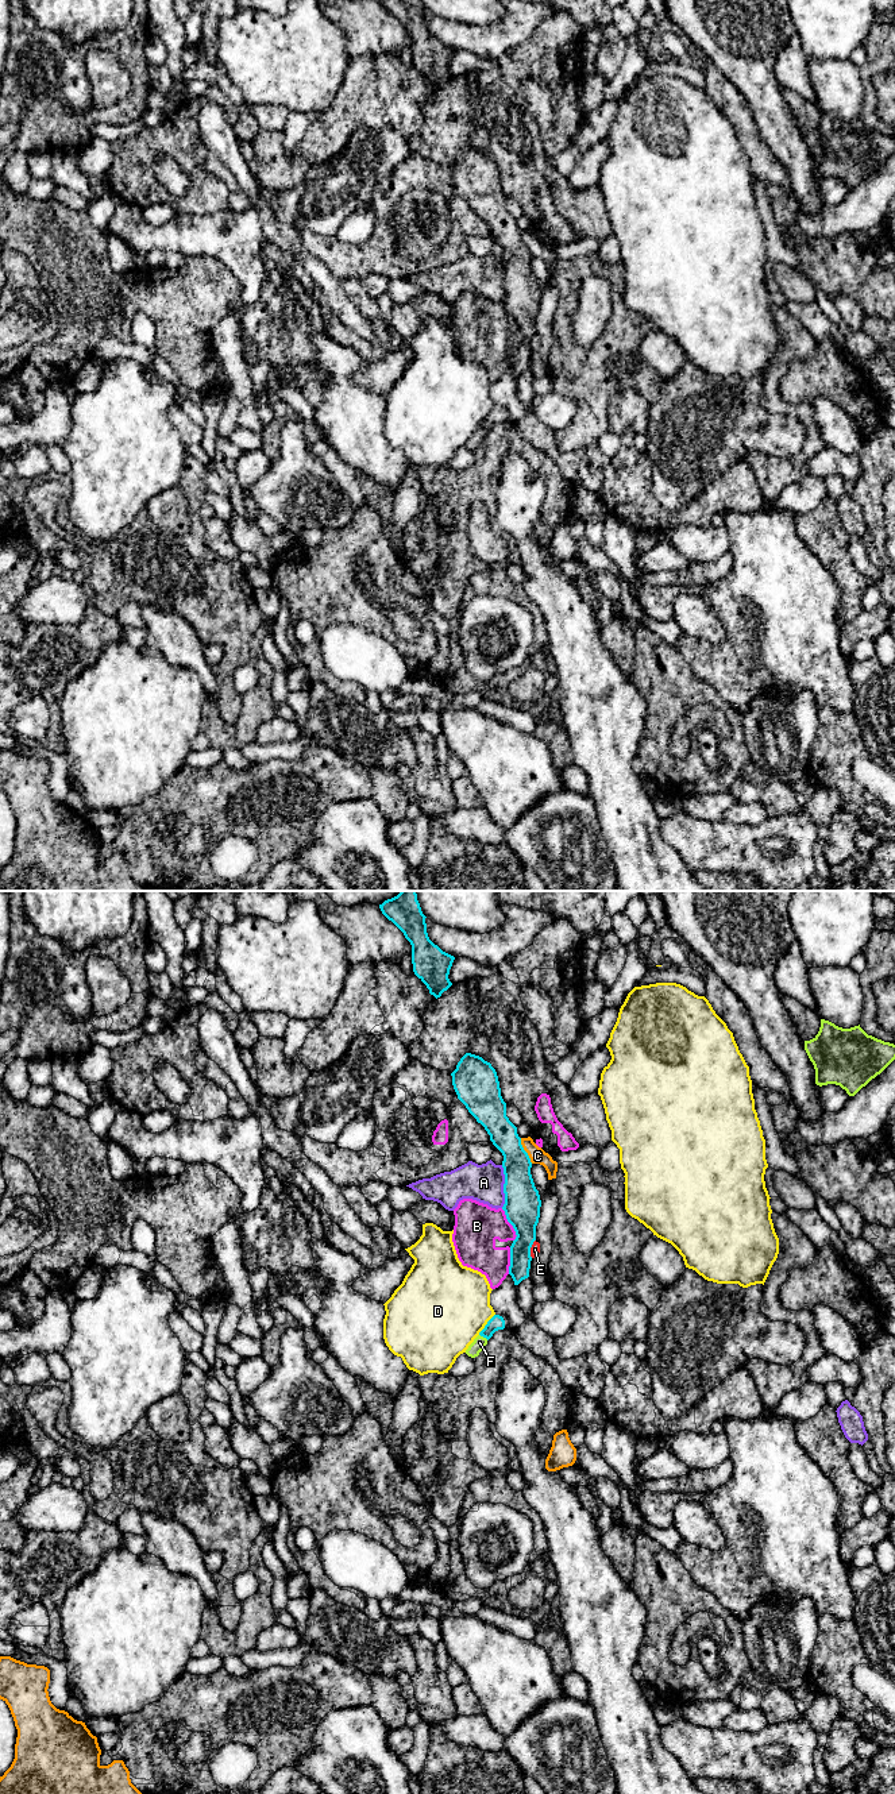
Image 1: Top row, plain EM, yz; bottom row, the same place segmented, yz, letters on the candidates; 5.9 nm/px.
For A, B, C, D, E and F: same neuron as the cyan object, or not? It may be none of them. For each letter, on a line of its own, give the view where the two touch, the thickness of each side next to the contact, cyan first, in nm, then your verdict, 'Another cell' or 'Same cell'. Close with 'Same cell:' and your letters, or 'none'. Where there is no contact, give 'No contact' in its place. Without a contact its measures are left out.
A: Touches cyan in yz. Thickness 220 nm (cyan) against 220 nm. Another cell
B: Touches cyan in yz. Thickness 220 nm (cyan) against 280 nm. Another cell
C: Touches cyan in yz. Thickness 190 nm (cyan) against 100 nm. Another cell
D: Touches cyan in yz. Thickness 90 nm (cyan) against 480 nm. Another cell
E: Touches cyan in yz. Thickness 200 nm (cyan) against 60 nm. Another cell
F: Touches cyan in yz. Thickness 90 nm (cyan) against 80 nm. Same cell
Same cell: F

